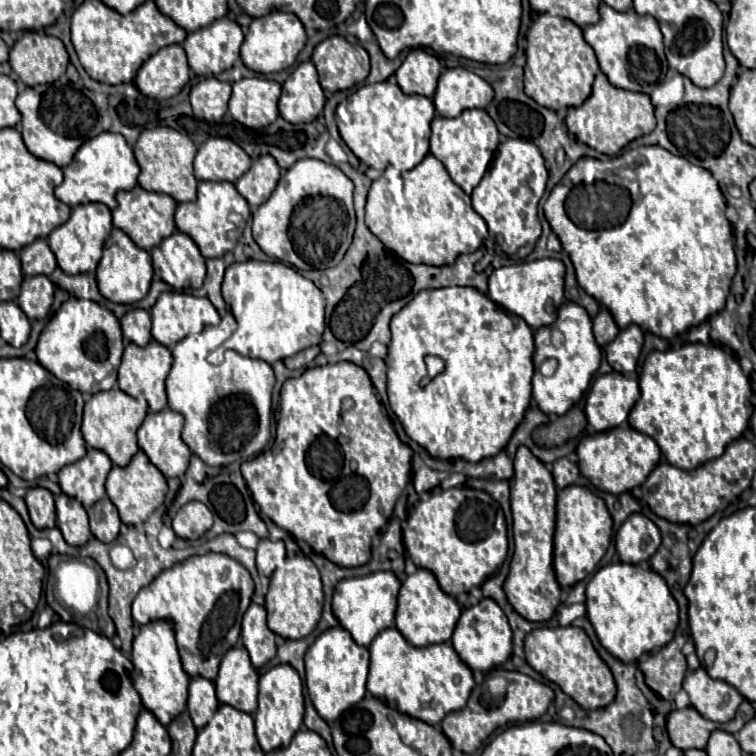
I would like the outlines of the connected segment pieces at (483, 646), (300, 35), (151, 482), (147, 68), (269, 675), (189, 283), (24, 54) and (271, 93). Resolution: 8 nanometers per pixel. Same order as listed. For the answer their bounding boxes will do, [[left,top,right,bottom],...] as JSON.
[[452,598,512,672],[240,12,306,74],[106,450,168,526],[134,44,190,100],[254,664,304,752],[152,232,206,290],[8,32,68,86],[228,78,280,128]]

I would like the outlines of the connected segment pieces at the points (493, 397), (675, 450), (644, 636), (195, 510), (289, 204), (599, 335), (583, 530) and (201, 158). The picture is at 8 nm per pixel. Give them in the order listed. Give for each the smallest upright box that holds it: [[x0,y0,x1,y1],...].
[[385,286,534,462],[628,344,752,470],[586,564,678,662],[172,500,212,540],[252,158,356,270],[592,308,618,346],[554,486,612,588],[194,138,250,182]]

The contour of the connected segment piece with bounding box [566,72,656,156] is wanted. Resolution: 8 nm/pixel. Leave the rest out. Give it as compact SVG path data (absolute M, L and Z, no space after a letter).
M600 72L600 74L596 74L590 98L586 98L586 102L576 108L568 108L566 126L580 142L588 144L590 148L594 148L602 154L614 156L624 146L628 146L634 138L640 138L642 134L648 134L654 130L654 126L656 126L654 106L652 106L648 94L616 88L614 84L610 84L606 74Z

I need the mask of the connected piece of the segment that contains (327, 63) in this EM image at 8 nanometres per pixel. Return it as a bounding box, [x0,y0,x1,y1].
[312,36,370,92]

